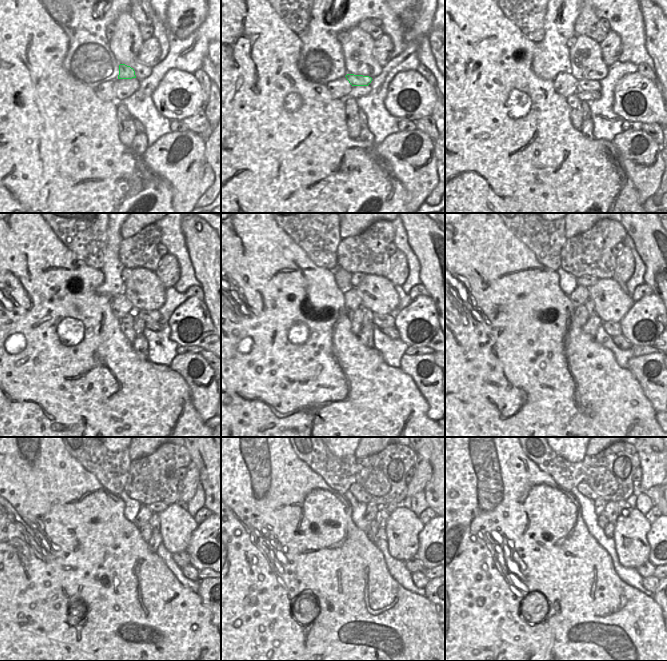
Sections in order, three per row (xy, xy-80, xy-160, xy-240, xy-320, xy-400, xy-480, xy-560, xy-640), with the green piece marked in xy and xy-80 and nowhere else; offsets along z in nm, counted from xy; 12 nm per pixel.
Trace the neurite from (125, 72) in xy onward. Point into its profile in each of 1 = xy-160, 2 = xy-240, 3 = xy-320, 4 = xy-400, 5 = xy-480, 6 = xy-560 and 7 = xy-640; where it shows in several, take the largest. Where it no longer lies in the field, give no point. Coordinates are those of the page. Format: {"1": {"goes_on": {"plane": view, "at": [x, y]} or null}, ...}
{"1": {"goes_on": {"plane": "xy-160", "at": [584, 85]}}, "2": {"goes_on": {"plane": "xy-240", "at": [147, 315]}}, "3": {"goes_on": {"plane": "xy-320", "at": [379, 320]}}, "4": {"goes_on": {"plane": "xy-400", "at": [613, 329]}}, "5": {"goes_on": {"plane": "xy-480", "at": [182, 559]}}, "6": {"goes_on": {"plane": "xy-560", "at": [414, 564]}}, "7": {"goes_on": {"plane": "xy-640", "at": [647, 569]}}}

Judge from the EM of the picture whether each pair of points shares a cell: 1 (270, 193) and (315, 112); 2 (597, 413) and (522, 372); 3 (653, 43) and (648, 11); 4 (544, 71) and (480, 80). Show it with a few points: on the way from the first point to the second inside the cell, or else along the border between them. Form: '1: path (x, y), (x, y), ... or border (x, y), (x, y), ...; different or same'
1: path (270, 173), (270, 157), (295, 132); same
2: path (578, 411), (561, 411), (541, 391); same
3: path (654, 35), (654, 19); same
4: border (535, 49), (532, 71), (541, 78), (552, 80); different

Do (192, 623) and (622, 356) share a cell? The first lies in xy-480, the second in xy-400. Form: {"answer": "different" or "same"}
{"answer": "different"}

